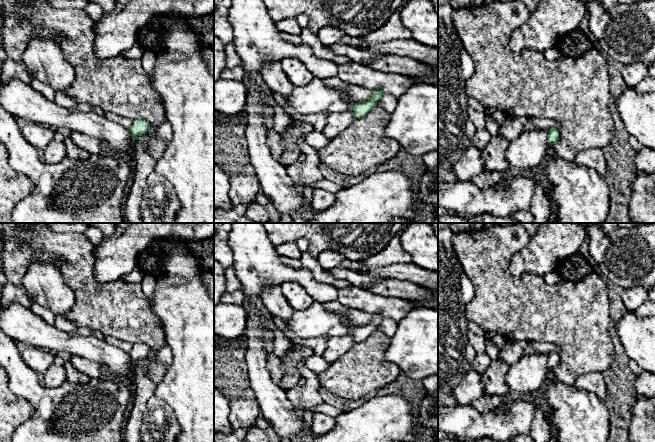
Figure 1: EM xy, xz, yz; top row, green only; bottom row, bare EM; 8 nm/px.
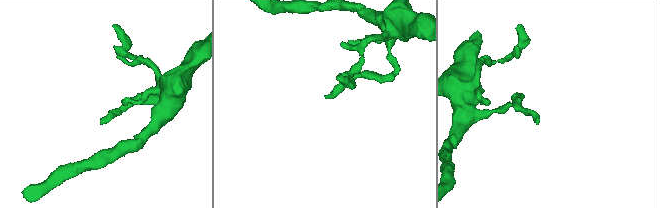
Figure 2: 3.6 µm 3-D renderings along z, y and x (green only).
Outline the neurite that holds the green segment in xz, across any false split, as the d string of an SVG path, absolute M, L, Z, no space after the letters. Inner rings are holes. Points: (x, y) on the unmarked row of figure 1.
M375 313L372 315L371 321L364 325L364 326L358 326L354 330L353 333L353 341L354 343L362 342L366 338L368 338L374 331L377 330L377 326L380 323L381 319L384 316L381 313Z

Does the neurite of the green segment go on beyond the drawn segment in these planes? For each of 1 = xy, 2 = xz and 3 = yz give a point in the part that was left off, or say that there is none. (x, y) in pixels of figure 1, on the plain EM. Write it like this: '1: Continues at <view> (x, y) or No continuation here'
1: No continuation here
2: No continuation here
3: No continuation here

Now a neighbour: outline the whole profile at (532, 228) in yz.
M516 223L516 224L523 227L530 236L534 236L537 233L541 223Z

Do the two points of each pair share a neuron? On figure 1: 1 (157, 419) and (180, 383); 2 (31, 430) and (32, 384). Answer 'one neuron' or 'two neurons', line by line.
1: two neurons
2: one neuron

